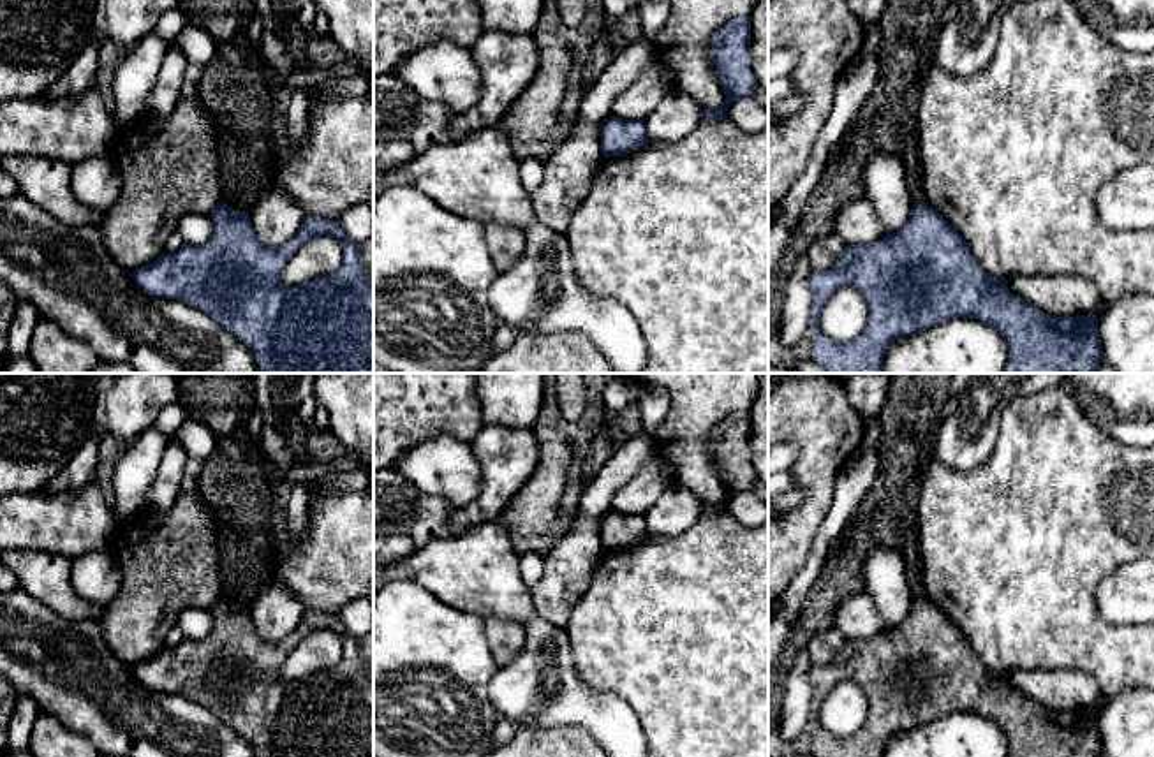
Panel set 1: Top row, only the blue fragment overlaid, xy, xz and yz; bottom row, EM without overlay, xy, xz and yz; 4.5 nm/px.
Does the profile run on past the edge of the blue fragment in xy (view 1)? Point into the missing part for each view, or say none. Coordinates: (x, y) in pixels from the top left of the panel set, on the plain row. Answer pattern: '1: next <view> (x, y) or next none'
1: next none

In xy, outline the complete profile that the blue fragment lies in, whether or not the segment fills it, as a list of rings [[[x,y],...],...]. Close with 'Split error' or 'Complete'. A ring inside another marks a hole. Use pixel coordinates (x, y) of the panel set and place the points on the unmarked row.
[[[224,595],[211,606],[213,630],[203,639],[183,639],[174,648],[162,648],[132,667],[136,680],[152,692],[187,697],[241,734],[257,757],[374,757],[374,683],[359,657],[359,639],[347,632],[338,614],[305,613],[291,639],[264,641],[250,618],[248,606],[234,606]],[[321,630],[337,632],[344,641],[344,655],[335,667],[307,678],[287,681],[280,669],[291,648]]]. Complete

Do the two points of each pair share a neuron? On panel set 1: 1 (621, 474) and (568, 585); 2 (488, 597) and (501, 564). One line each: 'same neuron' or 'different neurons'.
1: same neuron
2: same neuron

